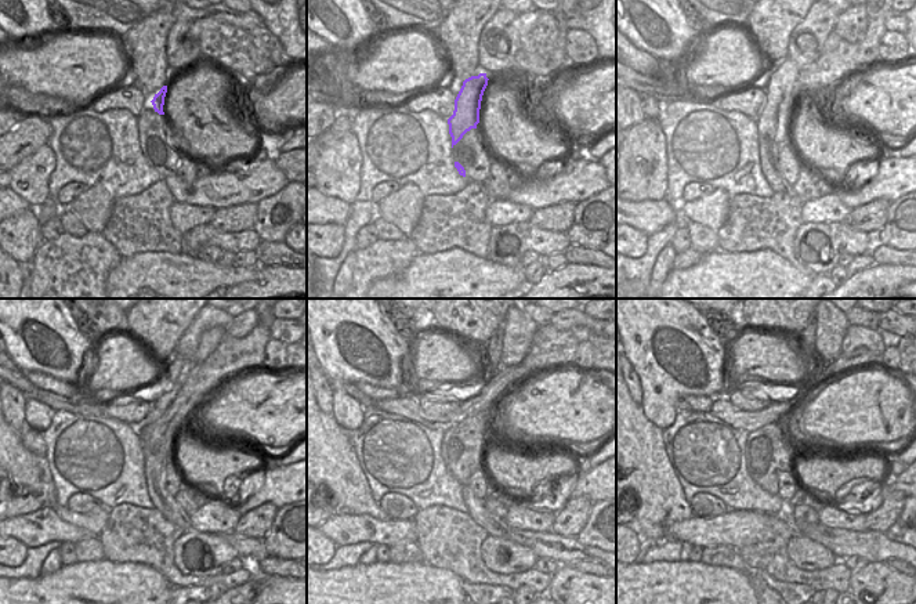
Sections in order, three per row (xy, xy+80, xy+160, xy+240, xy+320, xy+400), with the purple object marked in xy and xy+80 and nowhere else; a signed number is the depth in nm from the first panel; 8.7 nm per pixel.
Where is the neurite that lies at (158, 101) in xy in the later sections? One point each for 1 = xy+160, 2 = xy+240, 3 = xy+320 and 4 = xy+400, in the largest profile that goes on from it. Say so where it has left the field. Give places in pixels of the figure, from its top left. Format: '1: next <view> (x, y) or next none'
1: next xy+160 (773, 125)
2: next xy+240 (154, 467)
3: next xy+320 (564, 550)
4: next xy+400 (875, 546)

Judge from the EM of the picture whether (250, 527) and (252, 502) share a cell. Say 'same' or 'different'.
different

